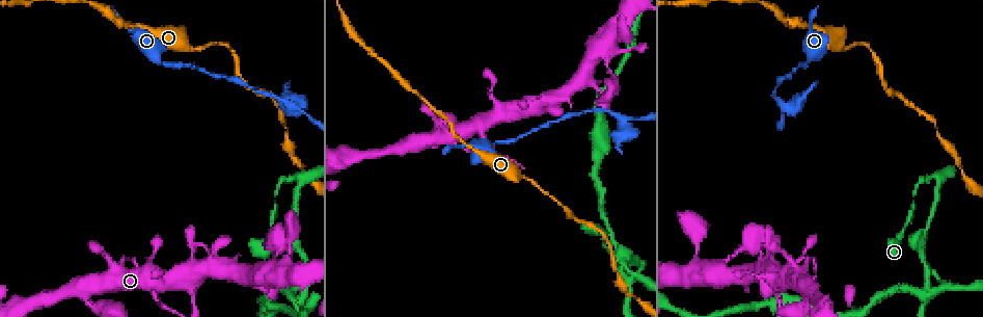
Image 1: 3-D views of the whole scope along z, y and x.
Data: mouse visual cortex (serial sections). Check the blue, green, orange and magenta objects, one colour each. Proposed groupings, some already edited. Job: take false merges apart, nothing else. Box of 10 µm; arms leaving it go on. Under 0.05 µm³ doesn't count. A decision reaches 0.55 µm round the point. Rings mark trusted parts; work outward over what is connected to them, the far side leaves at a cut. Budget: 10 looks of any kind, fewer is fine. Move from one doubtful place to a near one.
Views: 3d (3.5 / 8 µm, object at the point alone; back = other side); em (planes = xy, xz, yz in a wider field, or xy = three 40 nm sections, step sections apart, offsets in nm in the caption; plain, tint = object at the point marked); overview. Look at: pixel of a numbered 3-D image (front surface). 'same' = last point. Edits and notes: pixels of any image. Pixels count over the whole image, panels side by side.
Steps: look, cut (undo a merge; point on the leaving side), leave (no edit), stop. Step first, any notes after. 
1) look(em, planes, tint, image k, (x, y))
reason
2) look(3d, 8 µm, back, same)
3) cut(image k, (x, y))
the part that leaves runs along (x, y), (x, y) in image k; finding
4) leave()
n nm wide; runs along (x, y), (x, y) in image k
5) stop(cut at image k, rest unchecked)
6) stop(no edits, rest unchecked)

look(em, xy, step 3, tint, image 1, (807, 65))
calibre changes

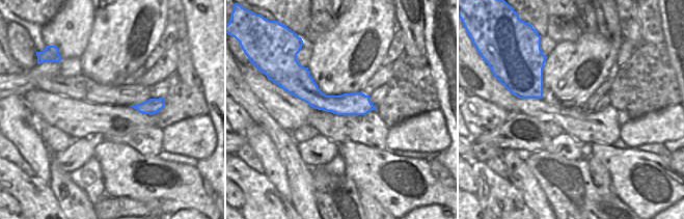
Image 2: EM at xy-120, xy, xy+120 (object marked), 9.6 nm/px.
look(3d, 3.5 µm, same)

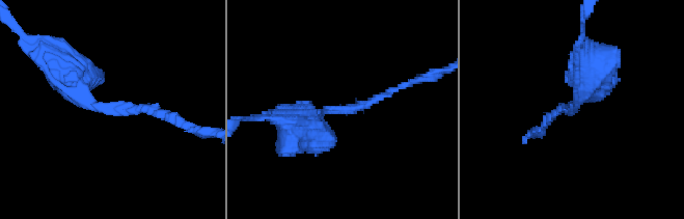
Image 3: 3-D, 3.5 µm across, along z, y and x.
leave()
220 nm wide; runs along (298, 76), (325, 103), (371, 107) in image 2; continuous, no second cell

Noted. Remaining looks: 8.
look(3d, 3.5 µm, image 1, (290, 107))
thick turns thin

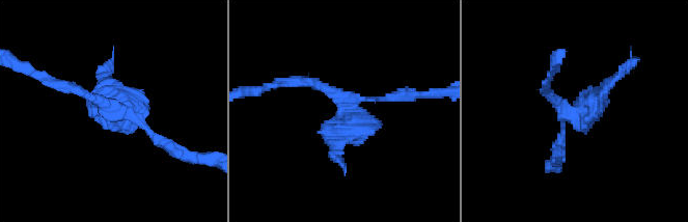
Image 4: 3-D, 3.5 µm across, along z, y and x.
look(em, xy, step 1, tint, image 4, (565, 110))
need the tissue

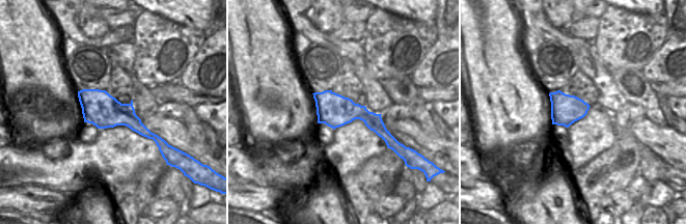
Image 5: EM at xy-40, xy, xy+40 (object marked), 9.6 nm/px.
cut(image 4, (361, 136))
the part that leaves runs along (347, 108), (344, 166) in image 4; a second cell is stuck on

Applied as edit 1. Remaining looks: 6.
look(overview)
redraw

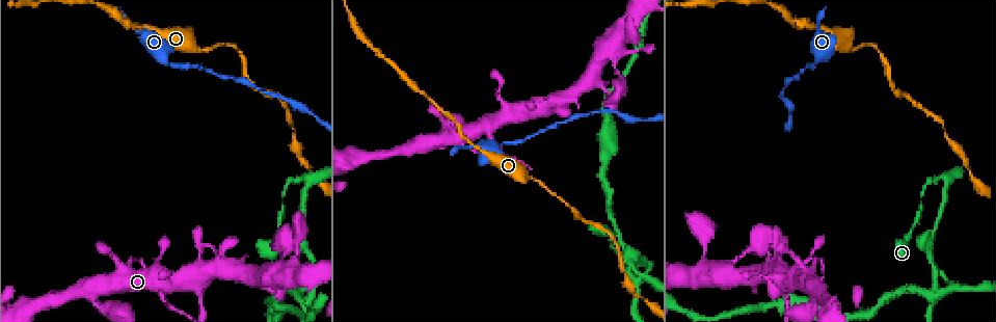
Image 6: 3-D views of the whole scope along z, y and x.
look(3d, 8 µm, image 6, (307, 179))
arms part here

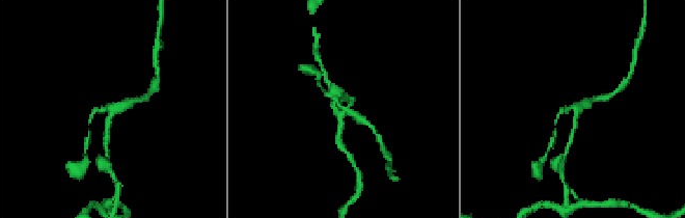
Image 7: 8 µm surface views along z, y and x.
look(em, xy, step 5, tint, same)
3 arms; arms of 150, 200, 300 nm

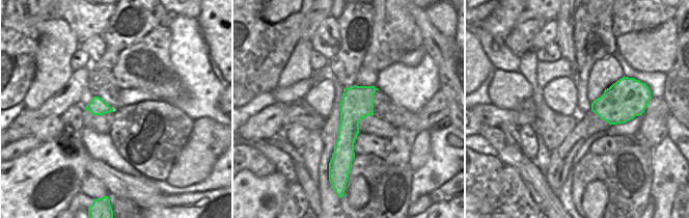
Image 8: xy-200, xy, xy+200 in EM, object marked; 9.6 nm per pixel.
leave()
one cell here

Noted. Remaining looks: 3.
look(3d, 8 µm, image 6, (82, 287))
three arms meet

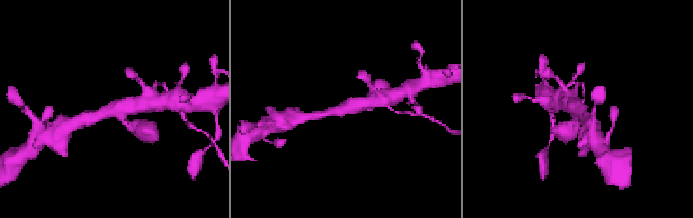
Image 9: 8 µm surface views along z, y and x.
look(em, xy, step 2, tint, same)
3 arms; arms of 300, 300, 600 nm

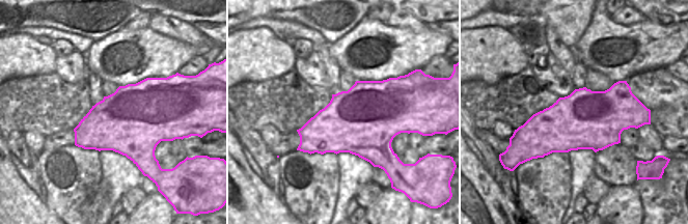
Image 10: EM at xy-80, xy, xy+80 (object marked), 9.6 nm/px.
leave()
all the same cell

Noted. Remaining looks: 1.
stop(cut at image 4, rest unchecked)

